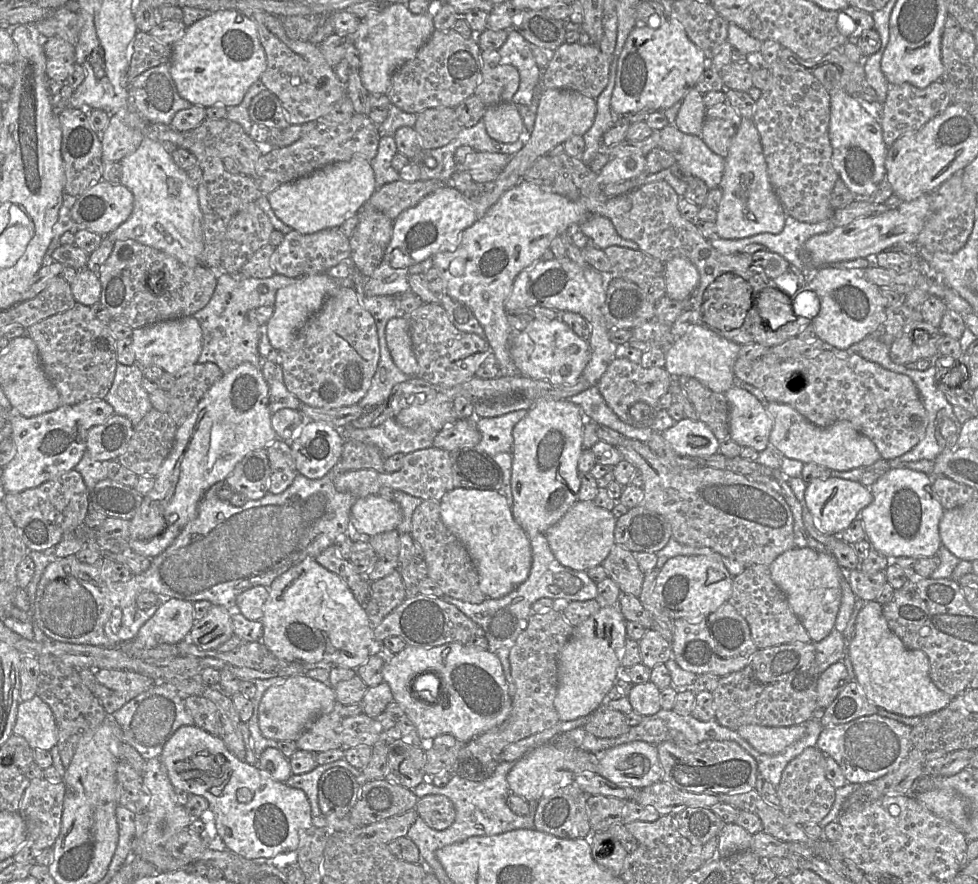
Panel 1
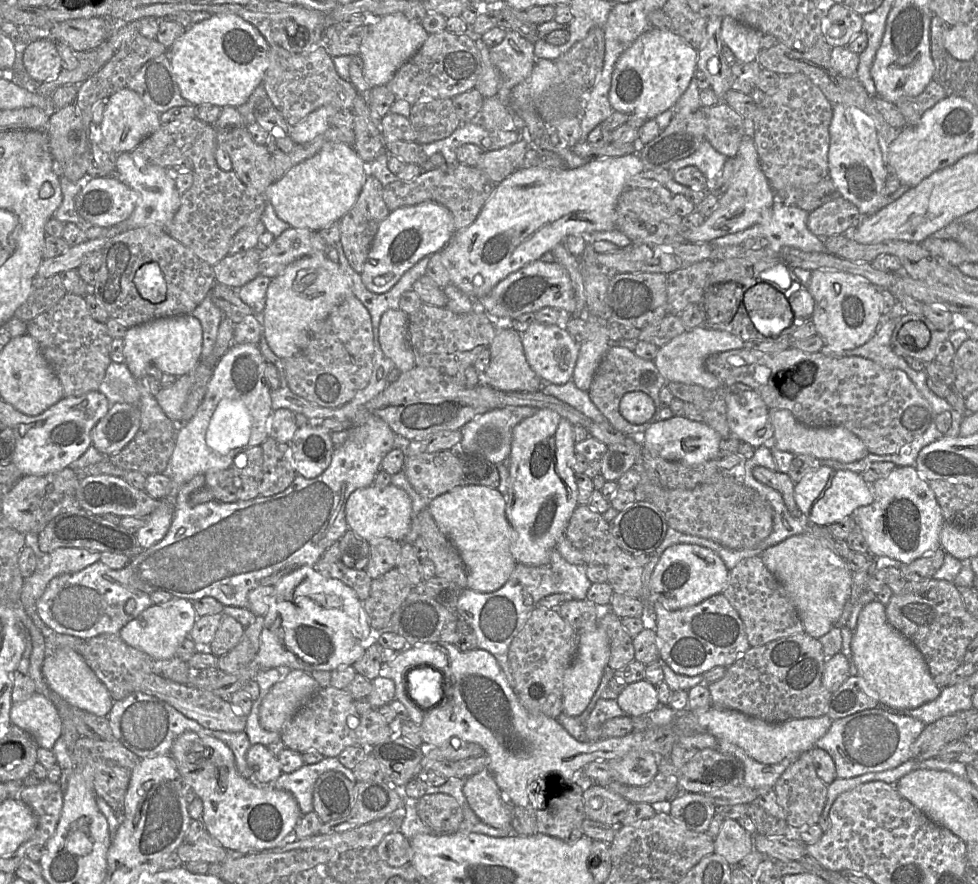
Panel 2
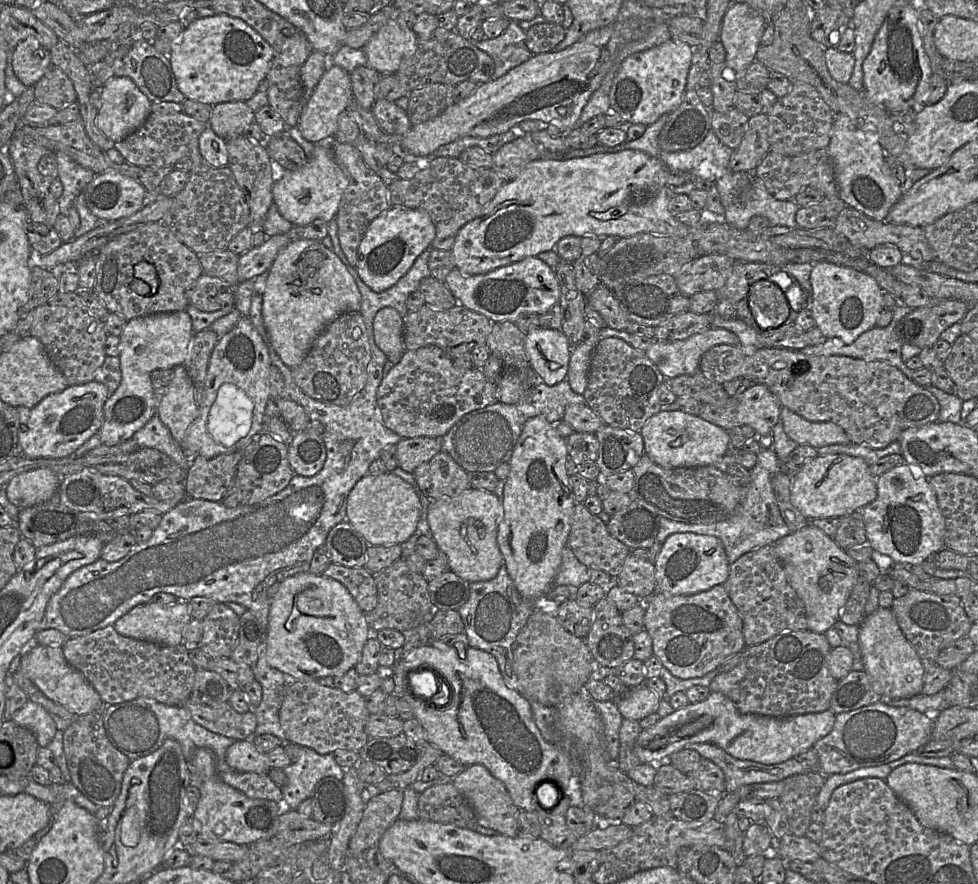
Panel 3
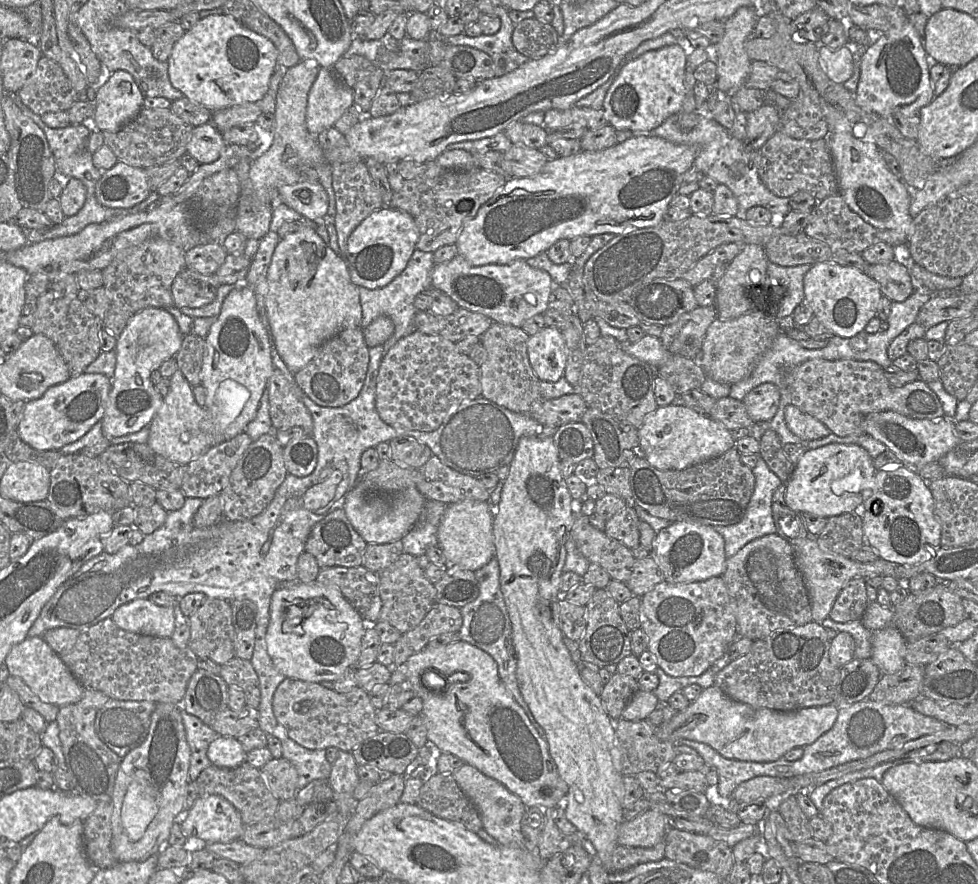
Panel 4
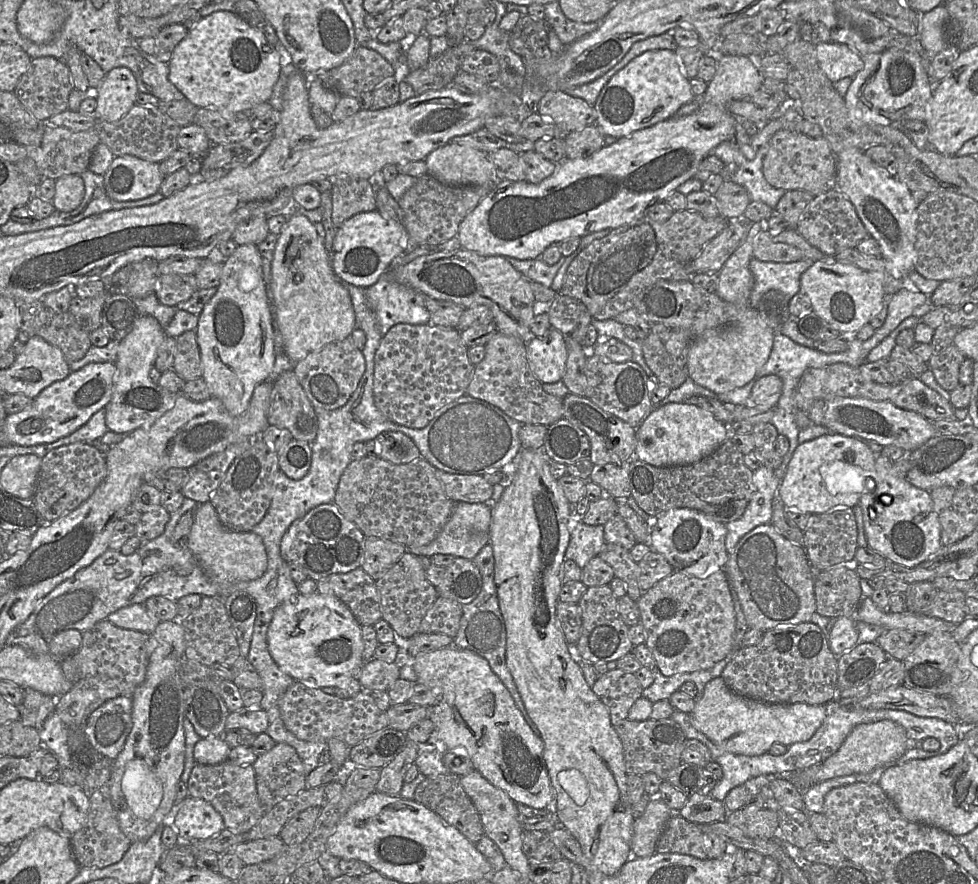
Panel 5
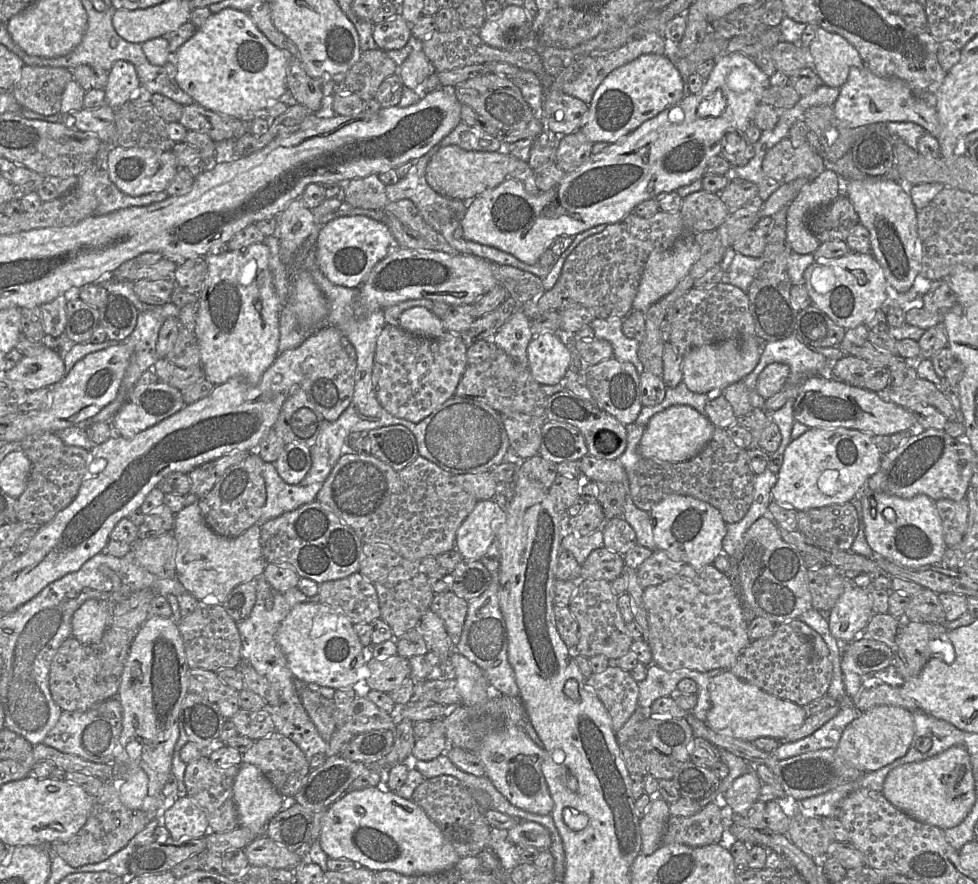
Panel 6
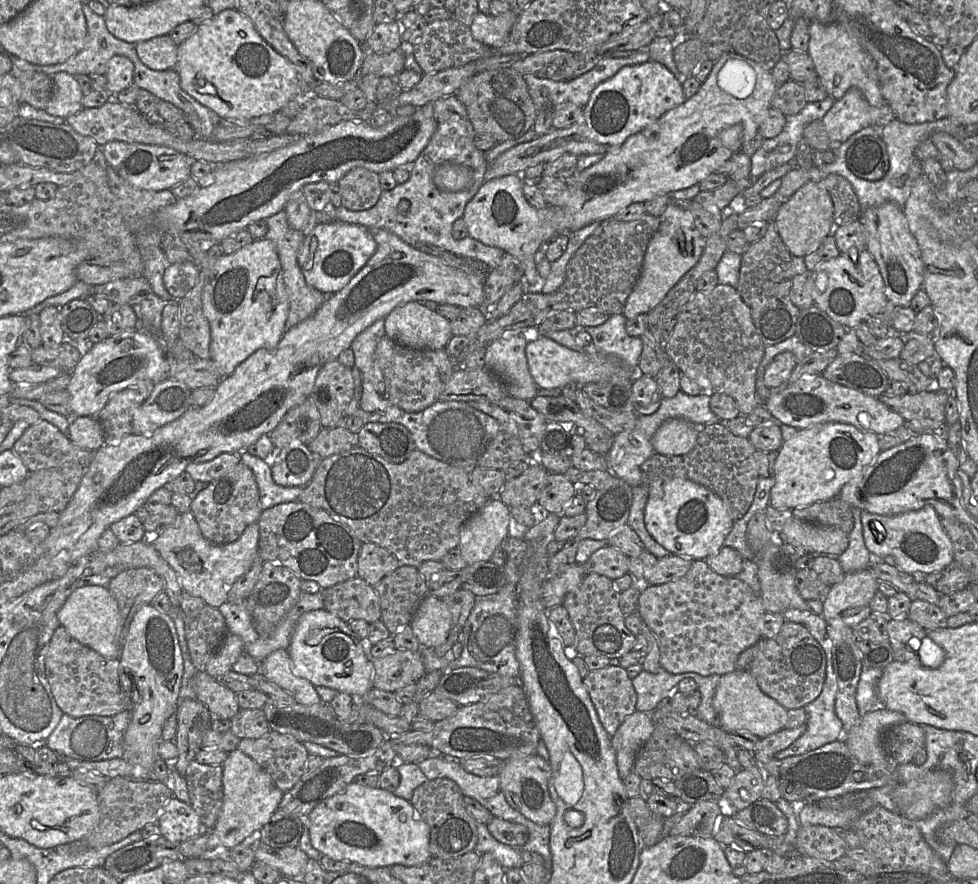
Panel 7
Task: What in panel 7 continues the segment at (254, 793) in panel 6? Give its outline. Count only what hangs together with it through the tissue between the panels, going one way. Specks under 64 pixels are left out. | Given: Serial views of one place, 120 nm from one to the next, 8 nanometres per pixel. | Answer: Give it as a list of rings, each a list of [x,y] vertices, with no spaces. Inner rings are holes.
[[[239,749],[228,753],[222,767],[223,805],[210,831],[208,850],[229,850],[259,832],[278,810],[284,794],[276,787],[270,775]]]

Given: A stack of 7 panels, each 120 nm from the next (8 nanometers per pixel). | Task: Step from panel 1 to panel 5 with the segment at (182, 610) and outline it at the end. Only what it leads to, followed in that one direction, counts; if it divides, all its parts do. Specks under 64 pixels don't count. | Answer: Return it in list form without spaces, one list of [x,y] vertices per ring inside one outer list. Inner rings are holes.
[[[133,604],[111,613],[107,620],[113,625],[129,630],[152,634],[160,620],[152,616],[144,604]]]

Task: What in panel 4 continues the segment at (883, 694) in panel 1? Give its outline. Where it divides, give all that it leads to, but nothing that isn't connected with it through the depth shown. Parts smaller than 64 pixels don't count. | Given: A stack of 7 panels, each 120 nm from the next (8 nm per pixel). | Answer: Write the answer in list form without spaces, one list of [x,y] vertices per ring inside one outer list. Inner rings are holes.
[[[890,625],[872,633],[871,660],[881,674],[894,674],[906,664],[906,640],[896,626]]]

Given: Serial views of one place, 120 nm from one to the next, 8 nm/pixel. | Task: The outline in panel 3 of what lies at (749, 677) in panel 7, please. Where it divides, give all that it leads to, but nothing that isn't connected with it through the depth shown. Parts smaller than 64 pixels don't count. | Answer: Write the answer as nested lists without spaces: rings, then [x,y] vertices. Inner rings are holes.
[[[710,692],[709,696],[698,703],[688,703],[672,714],[660,719],[655,725],[642,729],[634,746],[634,752],[641,763],[657,765],[687,744],[714,744],[731,756],[741,760],[752,760],[763,764],[777,764],[795,758],[802,752],[813,748],[814,744],[828,735],[835,724],[836,714],[830,710],[787,717],[772,717],[757,714],[743,714],[735,704],[721,692]]]

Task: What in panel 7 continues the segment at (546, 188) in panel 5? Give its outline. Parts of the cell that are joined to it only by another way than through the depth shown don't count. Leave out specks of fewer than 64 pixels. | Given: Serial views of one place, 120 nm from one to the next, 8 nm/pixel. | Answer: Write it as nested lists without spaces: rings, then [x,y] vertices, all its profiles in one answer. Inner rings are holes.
[[[736,52],[724,54],[714,62],[710,74],[694,96],[664,113],[644,131],[628,137],[620,147],[605,153],[599,162],[575,173],[568,180],[568,200],[562,207],[548,205],[543,210],[532,207],[524,197],[524,179],[519,174],[485,181],[468,202],[462,215],[468,236],[518,258],[524,268],[523,279],[531,285],[536,281],[536,265],[543,258],[544,246],[557,235],[572,233],[595,221],[612,219],[632,203],[644,203],[658,196],[670,195],[699,184],[715,173],[724,161],[741,150],[744,142],[756,135],[766,111],[771,107],[770,102],[777,86],[770,71],[760,64]]]

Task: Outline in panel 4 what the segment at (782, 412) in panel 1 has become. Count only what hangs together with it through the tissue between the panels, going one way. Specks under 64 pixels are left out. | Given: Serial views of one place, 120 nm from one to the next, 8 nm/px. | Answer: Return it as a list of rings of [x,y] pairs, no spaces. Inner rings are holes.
[[[792,404],[785,407],[784,415],[789,430],[803,442],[821,439],[832,433],[822,422]]]

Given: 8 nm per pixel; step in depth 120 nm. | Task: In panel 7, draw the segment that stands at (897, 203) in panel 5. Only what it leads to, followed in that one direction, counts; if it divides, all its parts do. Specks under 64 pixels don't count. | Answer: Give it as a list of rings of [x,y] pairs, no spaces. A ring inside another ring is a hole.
[[[887,201],[862,212],[859,220],[867,232],[867,249],[876,261],[883,278],[886,298],[896,307],[909,307],[916,292],[922,288],[924,263],[903,209],[896,203]]]

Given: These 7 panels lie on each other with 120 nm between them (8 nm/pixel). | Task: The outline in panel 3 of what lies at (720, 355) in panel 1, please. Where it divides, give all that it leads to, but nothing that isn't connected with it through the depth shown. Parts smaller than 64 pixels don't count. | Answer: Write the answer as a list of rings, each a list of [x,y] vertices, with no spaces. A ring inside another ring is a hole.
[[[711,327],[671,343],[654,340],[645,354],[665,378],[673,378],[700,371],[699,363],[703,354],[720,344],[737,346],[741,343],[736,334],[723,328]]]

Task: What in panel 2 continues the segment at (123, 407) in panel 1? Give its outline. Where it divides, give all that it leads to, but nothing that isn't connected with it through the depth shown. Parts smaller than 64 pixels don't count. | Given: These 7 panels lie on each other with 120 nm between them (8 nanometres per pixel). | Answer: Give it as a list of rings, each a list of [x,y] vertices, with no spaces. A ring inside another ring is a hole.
[[[111,361],[105,377],[99,386],[110,404],[126,403],[136,405],[140,411],[140,430],[146,431],[152,425],[171,421],[153,397],[145,381],[137,380],[124,363]]]

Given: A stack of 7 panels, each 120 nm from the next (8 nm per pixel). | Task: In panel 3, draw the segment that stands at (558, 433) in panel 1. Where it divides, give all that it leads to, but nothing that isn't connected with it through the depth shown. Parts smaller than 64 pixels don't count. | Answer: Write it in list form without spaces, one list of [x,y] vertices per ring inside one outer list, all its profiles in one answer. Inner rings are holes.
[[[538,415],[525,422],[509,461],[510,470],[499,503],[497,544],[509,576],[526,599],[547,596],[555,587],[553,581],[561,565],[562,550],[567,545],[576,504],[566,471],[567,458],[565,438],[558,434],[555,425],[549,423],[545,416]]]

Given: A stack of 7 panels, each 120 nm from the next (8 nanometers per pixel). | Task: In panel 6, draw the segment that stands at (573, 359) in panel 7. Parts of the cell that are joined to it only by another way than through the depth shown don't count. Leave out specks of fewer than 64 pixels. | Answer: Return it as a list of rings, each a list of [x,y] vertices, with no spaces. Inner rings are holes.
[[[544,332],[527,347],[528,368],[540,385],[560,383],[570,368],[571,352],[560,334]]]

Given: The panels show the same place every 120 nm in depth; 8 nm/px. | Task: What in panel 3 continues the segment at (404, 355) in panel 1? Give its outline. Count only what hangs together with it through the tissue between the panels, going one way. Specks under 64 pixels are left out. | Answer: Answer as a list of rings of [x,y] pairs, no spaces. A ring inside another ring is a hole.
[[[391,307],[378,311],[373,322],[373,333],[376,345],[387,355],[403,355],[404,318]]]

